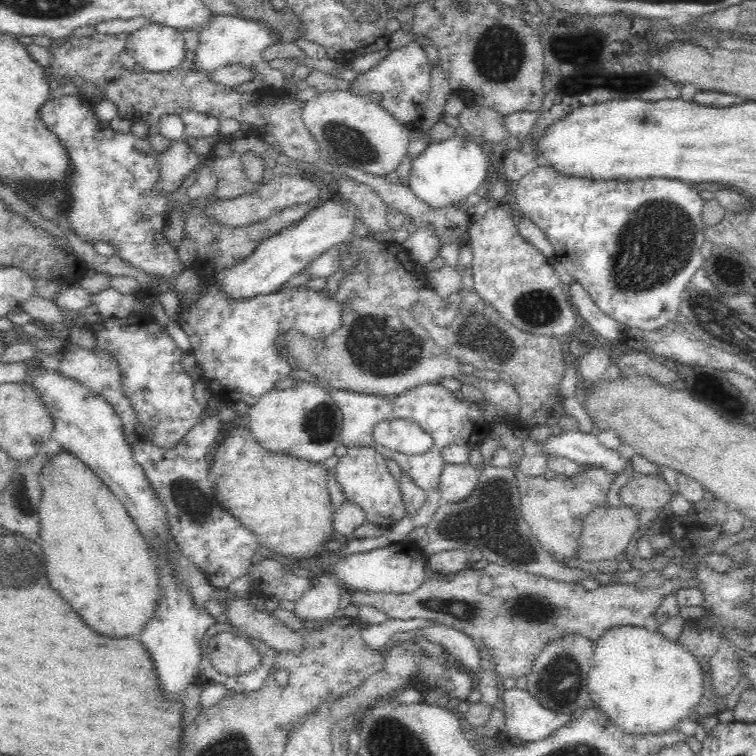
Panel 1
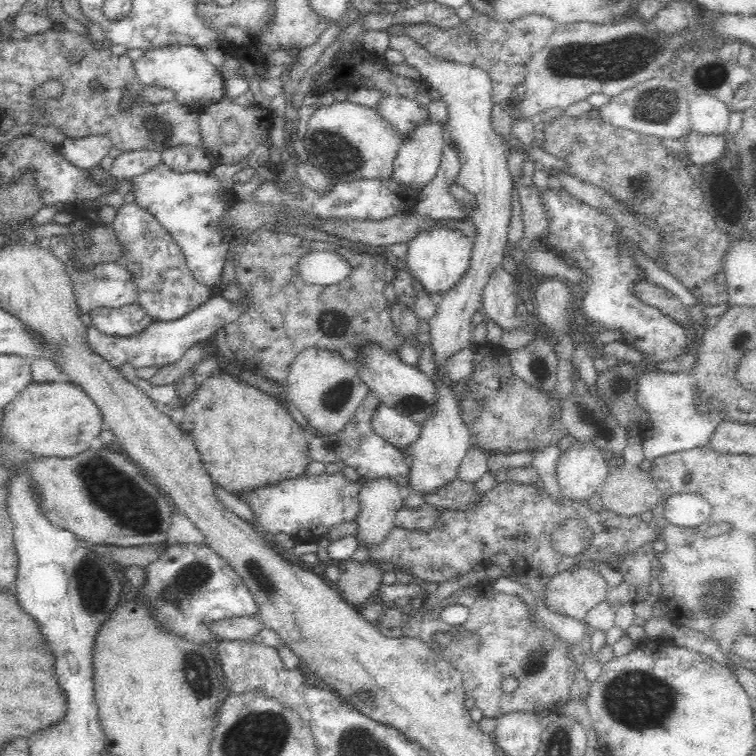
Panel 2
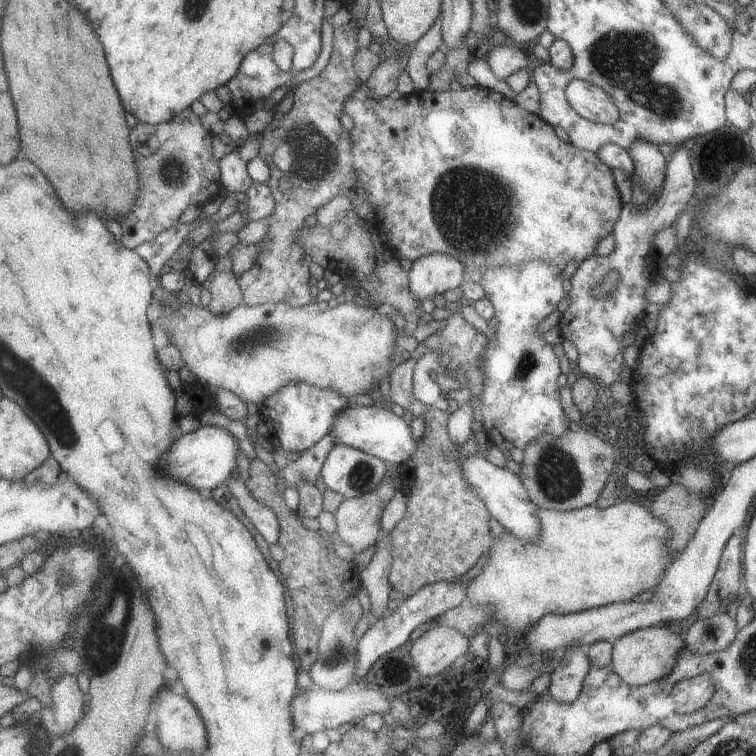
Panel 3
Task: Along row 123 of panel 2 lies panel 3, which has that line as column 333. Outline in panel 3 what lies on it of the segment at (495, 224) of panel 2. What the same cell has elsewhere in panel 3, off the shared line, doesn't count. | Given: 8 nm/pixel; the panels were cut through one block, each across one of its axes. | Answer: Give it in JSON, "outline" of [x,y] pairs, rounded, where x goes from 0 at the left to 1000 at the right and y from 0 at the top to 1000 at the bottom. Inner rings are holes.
{"outline":[[[446,587],[443,595],[435,601],[435,606],[433,606],[430,619],[427,619],[425,627],[427,627],[425,632],[430,635],[430,643],[438,651],[443,651],[443,653],[448,651],[459,661],[470,661],[470,659],[478,659],[483,653],[499,651],[499,646],[507,643],[507,638],[515,630],[515,614],[507,606],[491,603],[488,598],[480,598],[475,593],[456,590],[456,587]]]}

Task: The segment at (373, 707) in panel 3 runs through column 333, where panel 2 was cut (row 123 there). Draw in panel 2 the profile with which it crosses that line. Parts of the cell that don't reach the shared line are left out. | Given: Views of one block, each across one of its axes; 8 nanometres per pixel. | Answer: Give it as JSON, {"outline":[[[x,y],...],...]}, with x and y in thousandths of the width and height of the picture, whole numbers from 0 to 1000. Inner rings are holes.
{"outline":[[[939,122],[929,124],[929,127],[915,127],[910,151],[913,151],[915,172],[921,177],[958,180],[958,175],[963,175],[963,169],[966,169],[963,156],[968,148],[963,146],[963,138],[947,127],[942,127]]]}

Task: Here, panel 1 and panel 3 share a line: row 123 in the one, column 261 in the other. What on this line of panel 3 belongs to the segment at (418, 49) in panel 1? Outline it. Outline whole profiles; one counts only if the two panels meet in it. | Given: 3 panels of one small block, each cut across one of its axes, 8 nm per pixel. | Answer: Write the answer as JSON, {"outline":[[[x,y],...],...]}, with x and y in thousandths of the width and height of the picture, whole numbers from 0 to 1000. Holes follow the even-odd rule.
{"outline":[[[385,505],[369,519],[358,521],[353,529],[343,534],[345,556],[353,561],[356,577],[353,582],[361,587],[361,593],[374,593],[385,606],[398,603],[403,595],[414,593],[427,582],[433,574],[440,571],[446,553],[454,548],[454,542],[462,540],[464,526],[451,521],[440,513],[422,513],[409,505]]]}

